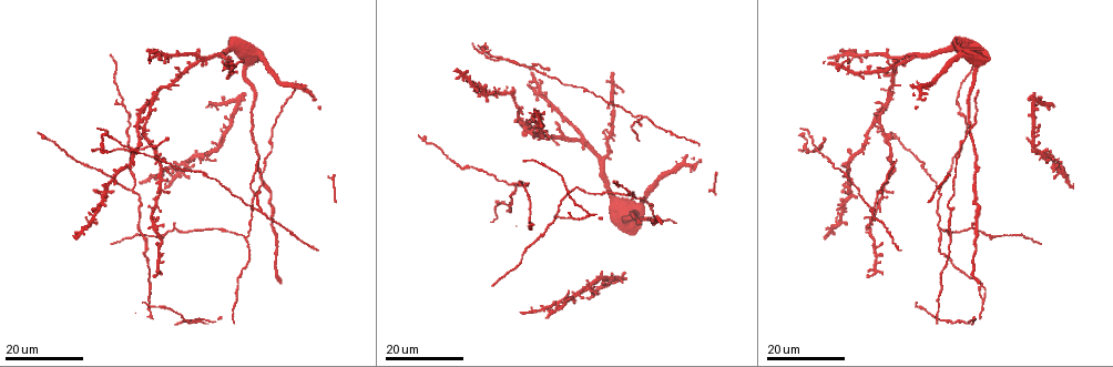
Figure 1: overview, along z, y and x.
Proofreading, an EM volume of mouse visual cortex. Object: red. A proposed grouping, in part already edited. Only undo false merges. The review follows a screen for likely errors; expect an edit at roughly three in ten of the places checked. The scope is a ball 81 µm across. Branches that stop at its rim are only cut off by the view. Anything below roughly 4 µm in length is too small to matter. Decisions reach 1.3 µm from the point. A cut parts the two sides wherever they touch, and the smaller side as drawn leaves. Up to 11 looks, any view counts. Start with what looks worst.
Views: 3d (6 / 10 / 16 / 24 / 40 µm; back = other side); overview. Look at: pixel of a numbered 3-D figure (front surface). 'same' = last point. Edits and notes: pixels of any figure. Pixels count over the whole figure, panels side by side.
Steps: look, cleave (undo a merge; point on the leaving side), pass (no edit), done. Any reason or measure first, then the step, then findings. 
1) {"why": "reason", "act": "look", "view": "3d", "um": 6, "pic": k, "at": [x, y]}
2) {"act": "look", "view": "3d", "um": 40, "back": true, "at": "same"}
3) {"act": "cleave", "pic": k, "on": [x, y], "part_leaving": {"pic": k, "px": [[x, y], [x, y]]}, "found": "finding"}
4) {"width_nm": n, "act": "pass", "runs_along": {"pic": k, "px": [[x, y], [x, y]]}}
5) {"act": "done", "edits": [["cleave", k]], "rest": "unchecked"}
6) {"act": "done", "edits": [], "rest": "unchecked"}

{"why": "three arms meet", "act": "look", "view": "3d", "um": 24, "pic": 1, "at": [642, 117]}

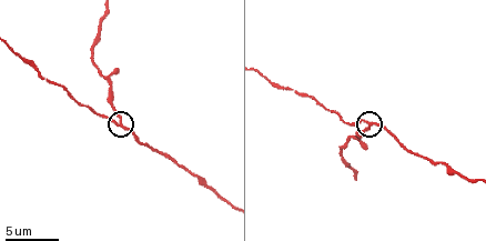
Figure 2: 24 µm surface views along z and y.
{"why": "closer look", "act": "look", "view": "3d", "um": 6, "pic": 2, "at": [120, 124]}

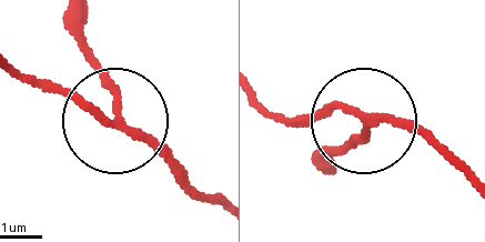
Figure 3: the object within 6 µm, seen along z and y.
{"act": "look", "view": "3d", "um": 6, "back": true, "pic": 3, "at": [368, 121]}

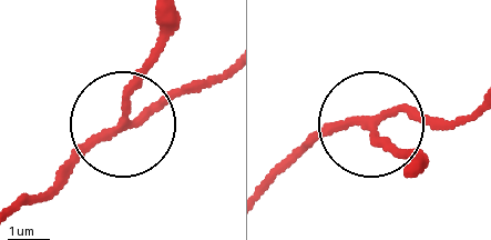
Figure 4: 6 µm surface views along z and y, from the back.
{"arms": 3, "act": "pass", "runs_along": {"pic": 4, "px": [[477, 110], [456, 121], [381, 117], [377, 128], [420, 170]]}, "found": "all the same neuron"}

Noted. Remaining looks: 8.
{"why": "a fork", "act": "look", "view": "3d", "um": 16, "pic": 1, "at": [183, 72]}

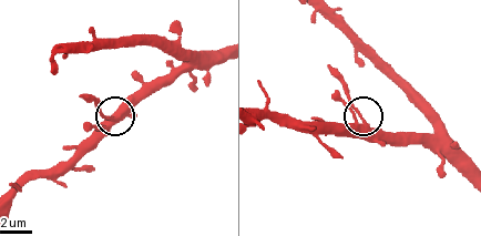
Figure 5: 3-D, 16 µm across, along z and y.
{"act": "look", "view": "3d", "um": 6, "pic": 5, "at": [112, 121]}

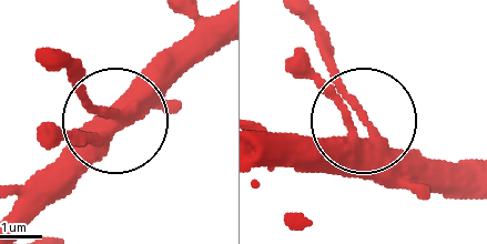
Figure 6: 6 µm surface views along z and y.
{"act": "look", "view": "3d", "um": 6, "back": true, "pic": 6, "at": [117, 117]}

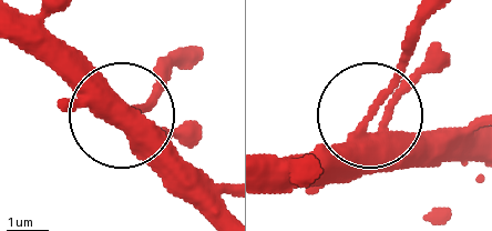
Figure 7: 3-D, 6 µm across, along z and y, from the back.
{"width_nm": 330, "act": "pass", "found": "one neuron here"}

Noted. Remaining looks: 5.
{"why": "a fork", "act": "look", "view": "3d", "um": 24, "pic": 1, "at": [511, 183]}

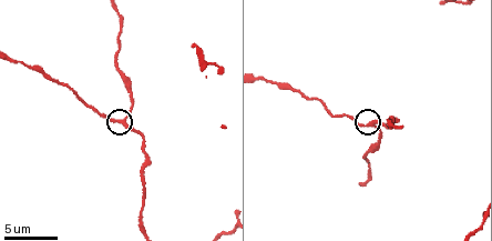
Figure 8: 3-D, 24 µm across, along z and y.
{"why": "closer look", "act": "look", "view": "3d", "um": 6, "pic": 8, "at": [121, 122]}

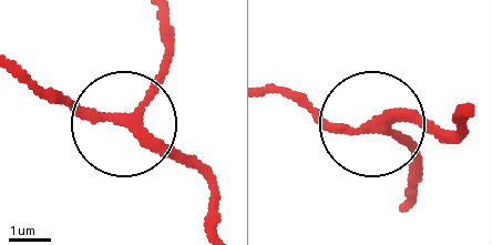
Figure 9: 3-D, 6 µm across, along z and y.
{"act": "pass", "found": "continuous, no second neuron"}

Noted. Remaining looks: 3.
{"why": "small branch off a trunk", "act": "look", "view": "3d", "um": 16, "pic": 2, "at": [108, 84]}

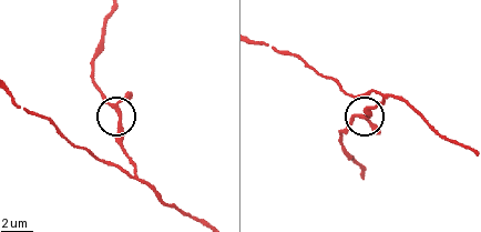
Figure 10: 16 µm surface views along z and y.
{"width_nm": 200, "act": "pass", "runs_along": {"pic": 10, "px": [[262, 43], [302, 57], [349, 93], [379, 96], [338, 131]]}, "found": "one neuron here"}

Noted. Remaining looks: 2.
{"act": "look", "view": "3d", "um": 24, "pic": 1, "at": [246, 67]}

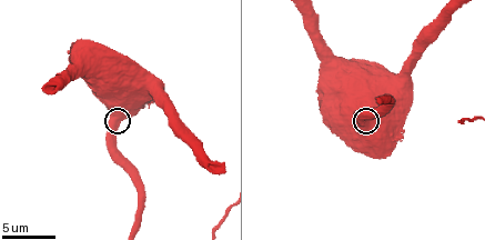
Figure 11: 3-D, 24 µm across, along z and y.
{"act": "look", "view": "3d", "um": 10, "pic": 11, "at": [116, 123]}

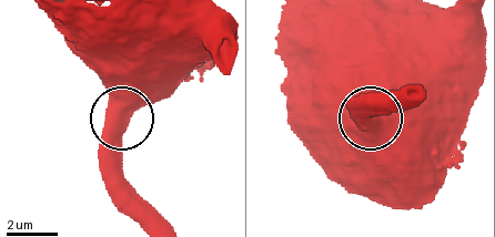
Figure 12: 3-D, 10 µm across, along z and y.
{"side_arm_um": 61, "act": "pass", "found": "continuous, no second neuron"}

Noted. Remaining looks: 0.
{"act": "done", "edits": [], "rest": "unchecked"}

